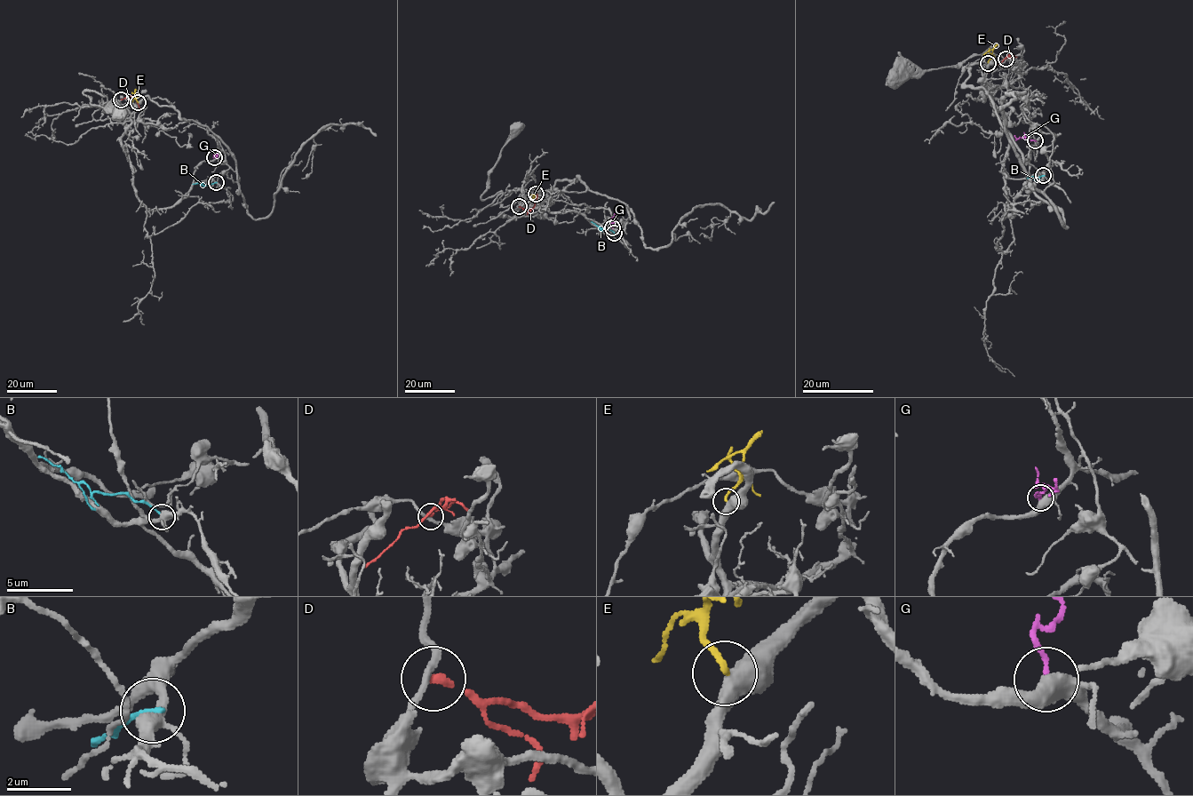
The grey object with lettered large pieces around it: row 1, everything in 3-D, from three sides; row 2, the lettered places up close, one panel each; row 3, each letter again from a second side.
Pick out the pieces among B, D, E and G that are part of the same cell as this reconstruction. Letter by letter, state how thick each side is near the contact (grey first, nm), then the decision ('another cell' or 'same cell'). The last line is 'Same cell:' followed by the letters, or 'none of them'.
B: calibres 360 and 160 nm; another cell
D: calibres 220 and 200 nm; another cell
E: calibres 480 and 190 nm; same cell
G: calibres 420 and 180 nm; same cell
Same cell: E, G

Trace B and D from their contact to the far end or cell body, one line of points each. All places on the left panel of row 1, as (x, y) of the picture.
B: (217, 182), (203, 186), (193, 184)
D: (121, 99), (133, 97), (139, 109)

